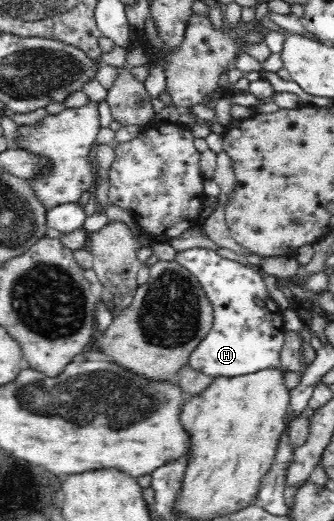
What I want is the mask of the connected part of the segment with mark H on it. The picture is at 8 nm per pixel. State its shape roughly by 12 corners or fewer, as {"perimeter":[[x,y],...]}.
{"perimeter":[[179,252],[214,311],[188,365],[213,378],[282,368],[283,316],[261,275]]}

